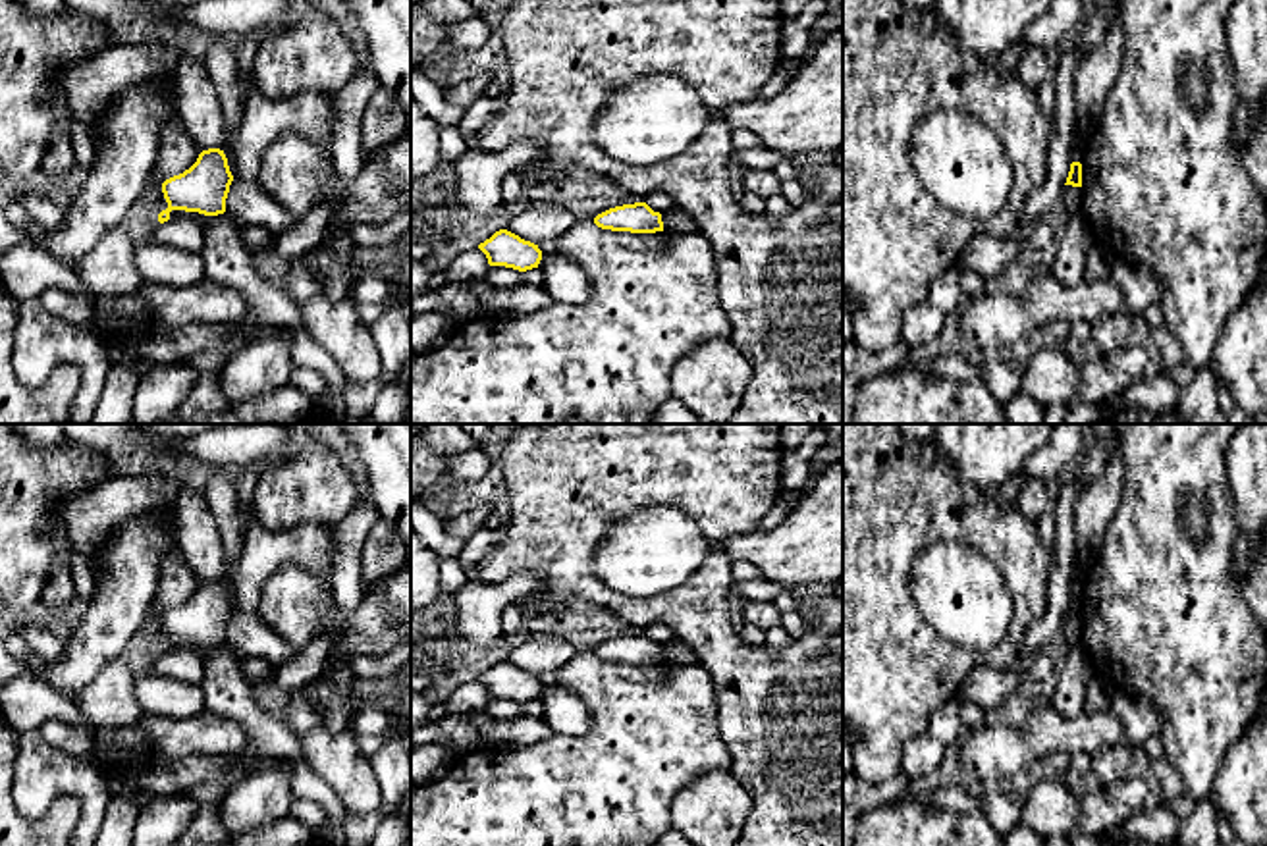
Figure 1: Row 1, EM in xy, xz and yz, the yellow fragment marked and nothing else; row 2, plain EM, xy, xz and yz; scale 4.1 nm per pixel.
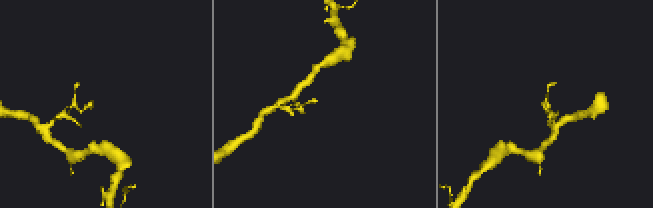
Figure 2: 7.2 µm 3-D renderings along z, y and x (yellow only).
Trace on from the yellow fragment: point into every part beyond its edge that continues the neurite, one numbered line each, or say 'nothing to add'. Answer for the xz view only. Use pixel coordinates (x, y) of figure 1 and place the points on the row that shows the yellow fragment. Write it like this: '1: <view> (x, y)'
nothing to add

